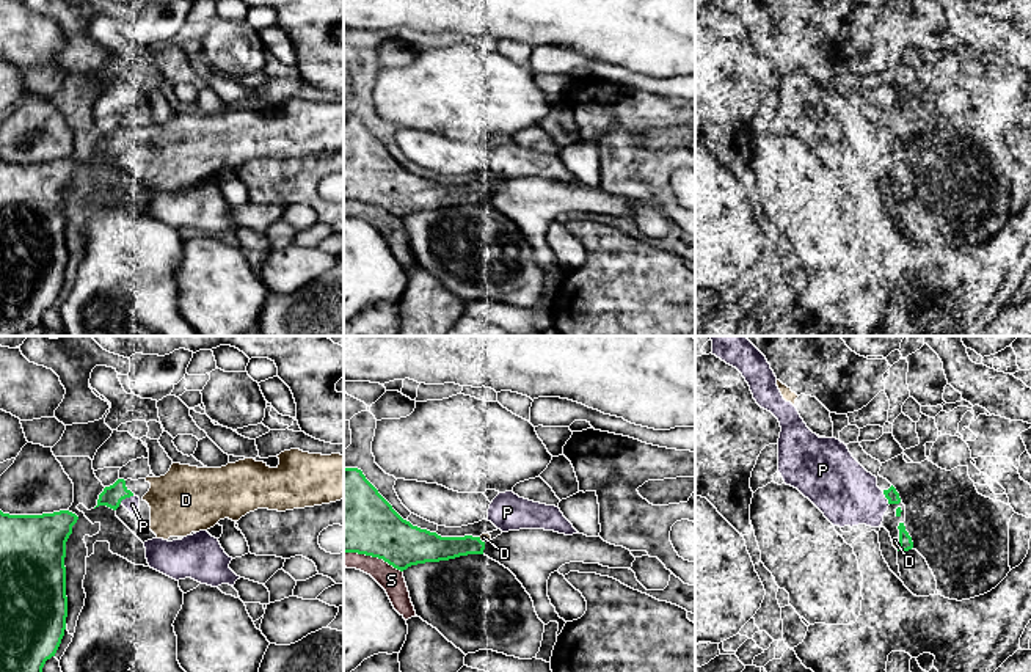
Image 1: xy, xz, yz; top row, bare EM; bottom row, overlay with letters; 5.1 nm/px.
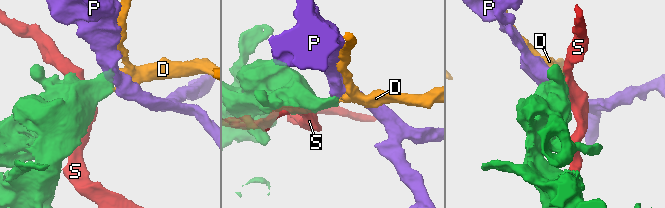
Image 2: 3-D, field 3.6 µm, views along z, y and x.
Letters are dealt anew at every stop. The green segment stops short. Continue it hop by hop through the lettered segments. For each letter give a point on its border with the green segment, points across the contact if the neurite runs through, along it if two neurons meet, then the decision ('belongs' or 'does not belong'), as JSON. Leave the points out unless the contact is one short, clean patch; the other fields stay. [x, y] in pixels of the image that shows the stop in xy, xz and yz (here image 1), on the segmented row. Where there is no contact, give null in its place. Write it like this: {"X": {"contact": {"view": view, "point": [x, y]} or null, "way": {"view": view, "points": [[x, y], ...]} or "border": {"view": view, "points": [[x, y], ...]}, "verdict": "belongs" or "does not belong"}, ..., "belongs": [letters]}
{"D": {"contact": {"view": "yz", "point": [899, 544]}, "verdict": "belongs"}, "P": {"contact": {"view": "xy", "point": [126, 496]}, "verdict": "does not belong"}, "S": {"contact": {"view": "xz", "point": [374, 556]}, "verdict": "does not belong"}, "belongs": ["D"]}

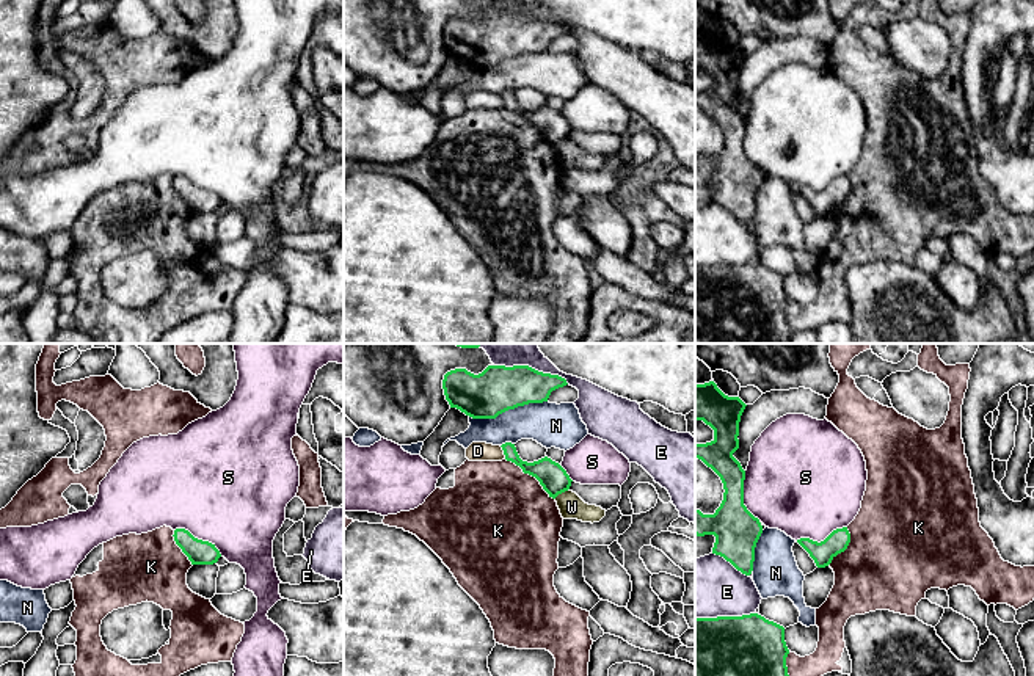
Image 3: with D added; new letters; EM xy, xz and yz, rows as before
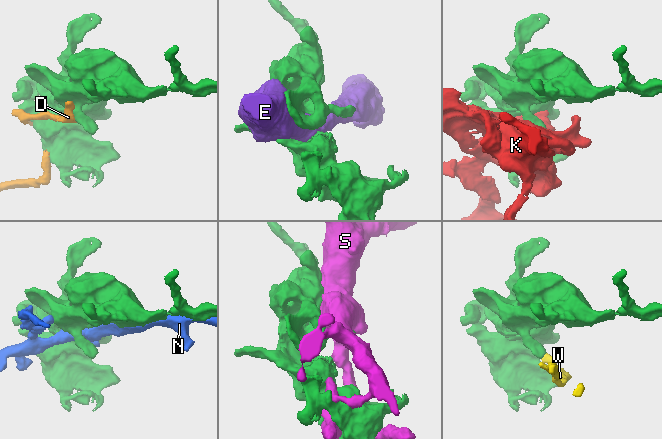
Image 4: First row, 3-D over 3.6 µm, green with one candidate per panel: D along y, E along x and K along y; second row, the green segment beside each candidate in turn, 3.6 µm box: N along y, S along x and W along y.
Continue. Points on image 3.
{"D": {"contact": {"view": "xz", "point": [504, 452]}, "verdict": "does not belong"}, "E": {"contact": {"view": "xz", "point": [531, 367]}, "verdict": "does not belong"}, "K": {"contact": {"view": "xz", "point": [531, 474]}, "verdict": "does not belong"}, "N": {"contact": {"view": "xz", "point": [507, 410]}, "verdict": "does not belong"}, "S": {"contact": {"view": "xy", "point": [200, 540]}, "verdict": "does not belong"}, "W": {"contact": {"view": "xz", "point": [560, 493]}, "border": {"view": "xz", "points": [[568, 488], [554, 497]]}, "verdict": "does not belong"}, "belongs": []}

